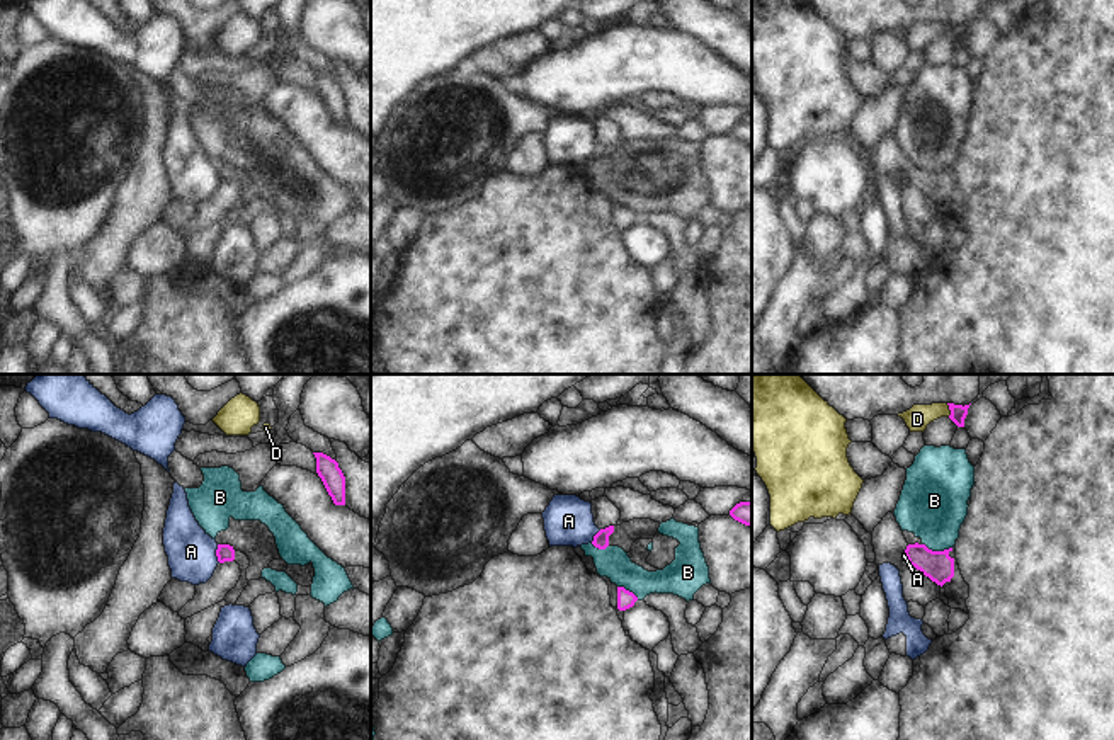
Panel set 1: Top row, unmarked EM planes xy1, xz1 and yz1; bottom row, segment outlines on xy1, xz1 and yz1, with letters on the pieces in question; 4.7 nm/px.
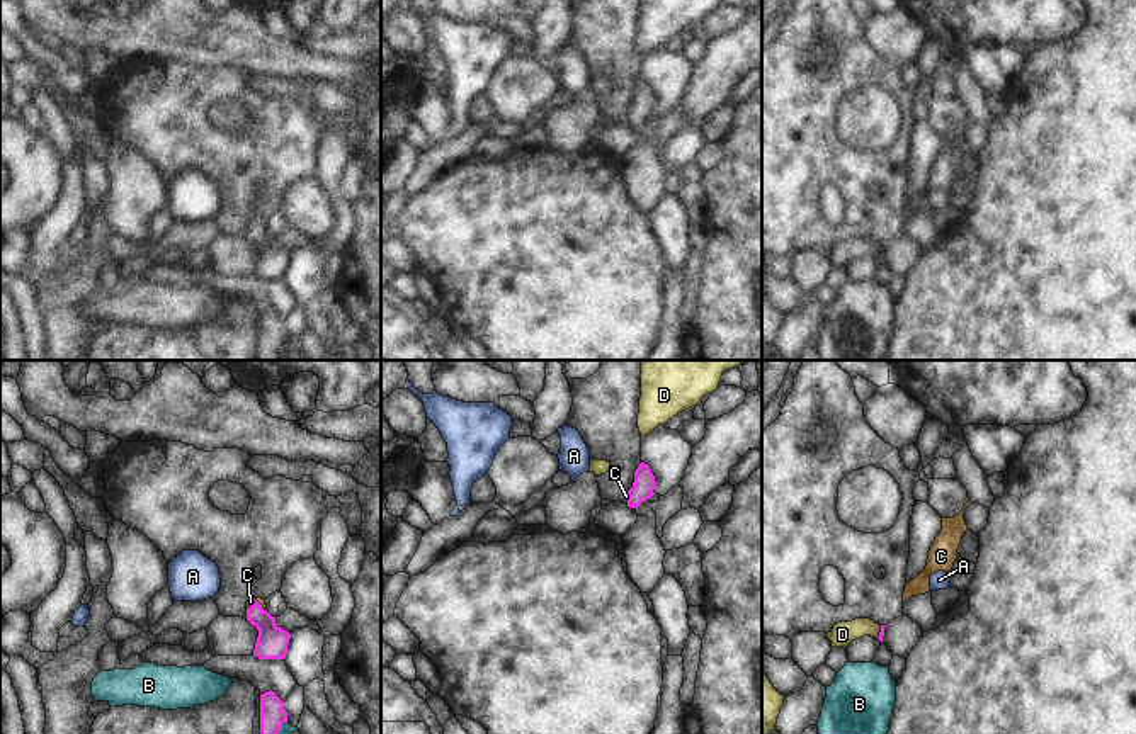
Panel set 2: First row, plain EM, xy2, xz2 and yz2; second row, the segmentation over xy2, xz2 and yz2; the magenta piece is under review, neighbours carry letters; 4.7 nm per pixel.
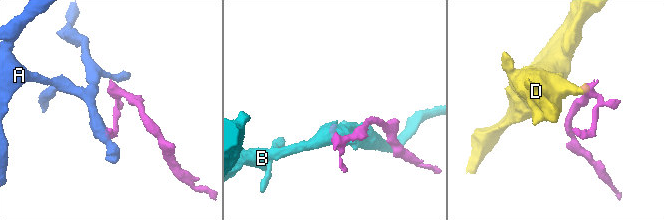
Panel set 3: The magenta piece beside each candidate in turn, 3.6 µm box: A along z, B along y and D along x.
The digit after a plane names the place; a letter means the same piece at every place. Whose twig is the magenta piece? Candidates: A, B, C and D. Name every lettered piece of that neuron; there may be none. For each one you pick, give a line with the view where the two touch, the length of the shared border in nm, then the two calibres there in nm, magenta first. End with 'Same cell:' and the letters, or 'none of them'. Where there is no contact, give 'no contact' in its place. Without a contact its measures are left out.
C: xy2 | 100 nm | 150/40 nm
Same cell: C

